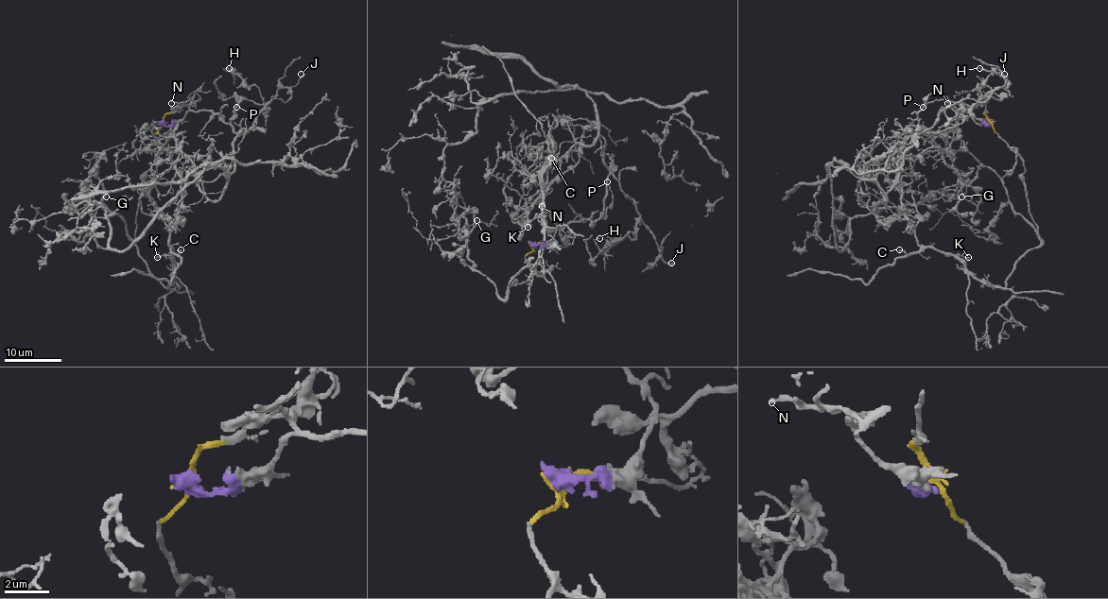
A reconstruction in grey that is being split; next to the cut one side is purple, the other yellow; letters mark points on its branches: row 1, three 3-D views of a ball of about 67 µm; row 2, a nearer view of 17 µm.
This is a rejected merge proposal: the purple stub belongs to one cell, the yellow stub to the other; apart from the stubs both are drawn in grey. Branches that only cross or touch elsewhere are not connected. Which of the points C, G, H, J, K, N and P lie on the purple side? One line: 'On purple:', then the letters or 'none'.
On purple: H, J, N, P

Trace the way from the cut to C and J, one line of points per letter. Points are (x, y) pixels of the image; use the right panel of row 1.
C: (987, 123), (1021, 160), (1040, 244), (1004, 287), (978, 279), (932, 248), (899, 249)
J: (987, 123), (963, 110), (952, 127), (916, 134), (964, 98), (984, 101), (1004, 84), (1004, 73)

